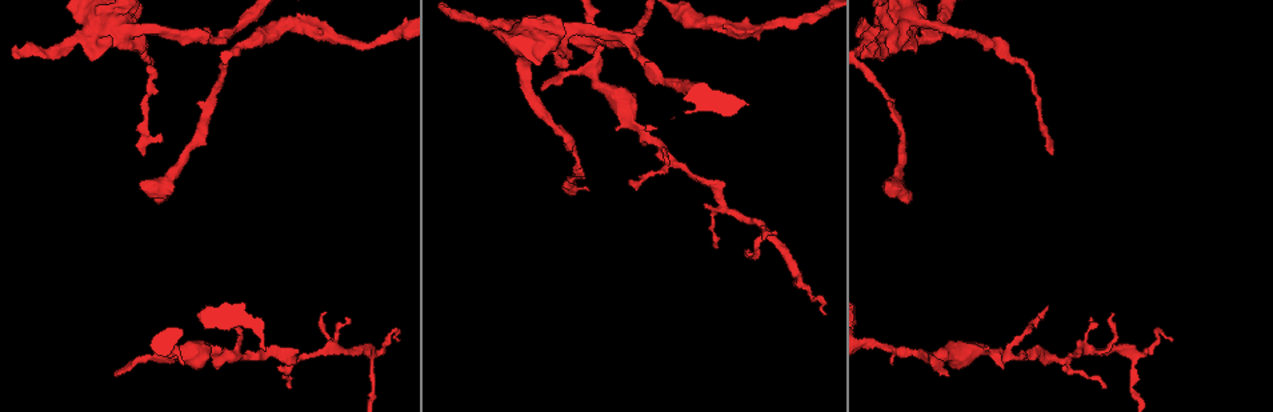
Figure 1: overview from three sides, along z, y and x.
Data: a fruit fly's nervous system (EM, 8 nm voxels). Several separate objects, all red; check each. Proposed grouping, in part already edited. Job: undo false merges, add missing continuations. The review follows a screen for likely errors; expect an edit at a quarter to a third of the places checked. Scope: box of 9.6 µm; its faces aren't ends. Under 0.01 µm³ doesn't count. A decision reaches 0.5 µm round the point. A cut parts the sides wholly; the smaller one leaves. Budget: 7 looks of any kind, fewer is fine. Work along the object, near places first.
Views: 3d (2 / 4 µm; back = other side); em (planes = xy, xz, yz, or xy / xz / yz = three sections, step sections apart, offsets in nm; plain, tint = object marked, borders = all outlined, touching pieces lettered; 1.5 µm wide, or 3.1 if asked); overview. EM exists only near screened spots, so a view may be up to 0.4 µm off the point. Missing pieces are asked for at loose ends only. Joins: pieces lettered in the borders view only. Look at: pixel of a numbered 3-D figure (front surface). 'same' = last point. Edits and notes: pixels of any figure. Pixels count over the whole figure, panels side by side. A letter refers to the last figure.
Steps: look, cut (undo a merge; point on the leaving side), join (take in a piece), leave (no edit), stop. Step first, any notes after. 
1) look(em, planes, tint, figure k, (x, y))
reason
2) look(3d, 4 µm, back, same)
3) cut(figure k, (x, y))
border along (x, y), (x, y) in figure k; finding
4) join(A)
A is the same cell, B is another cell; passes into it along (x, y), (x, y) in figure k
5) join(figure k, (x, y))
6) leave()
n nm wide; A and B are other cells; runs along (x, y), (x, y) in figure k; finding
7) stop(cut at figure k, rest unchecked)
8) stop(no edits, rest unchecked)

look(em, planes, borders, figure 1, (397, 339))
an open end

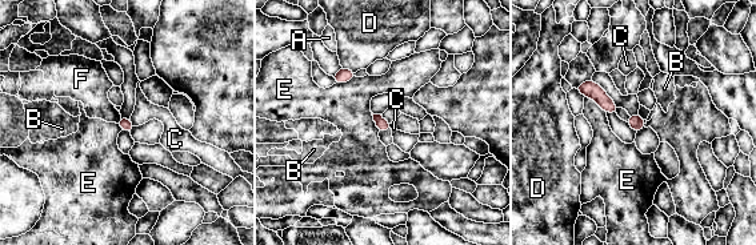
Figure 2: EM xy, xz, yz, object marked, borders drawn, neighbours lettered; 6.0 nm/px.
leave()
80 nm wide; A, B, C, D, E and F are other cells; border along (130, 120), (135, 125) in figure 2; no lettered piece goes on from it

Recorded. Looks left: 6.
look(3d, 2 µm, back, figure 1, (949, 375))
branch stops here

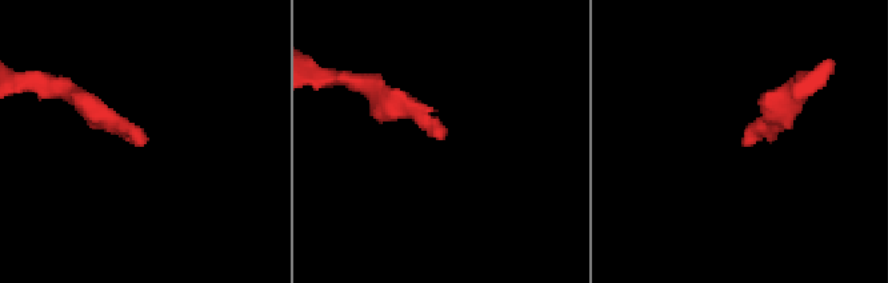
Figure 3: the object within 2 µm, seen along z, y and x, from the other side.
look(em, planes, borders, figure 3, (747, 144))
need the tissue

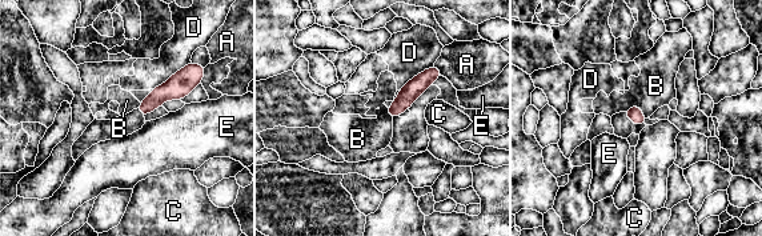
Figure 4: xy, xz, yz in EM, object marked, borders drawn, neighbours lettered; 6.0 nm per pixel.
leave()
80 nm wide; A, B, C, D and E are other cells; runs along (437, 72), (430, 74), (390, 112) in figure 4; no lettered piece goes on from it

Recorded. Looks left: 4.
look(3d, 4 µm, figure 1, (567, 54))
free end

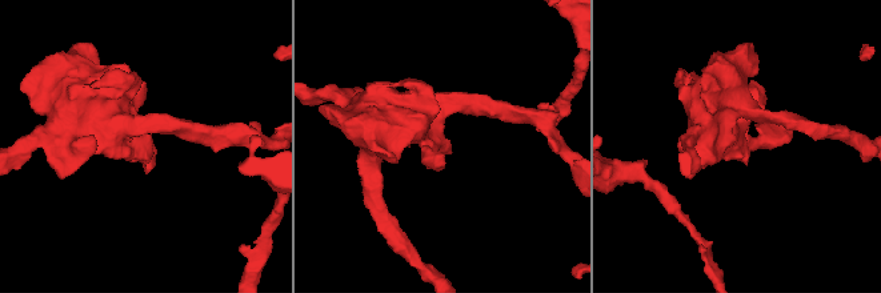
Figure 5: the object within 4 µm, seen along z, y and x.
look(em, yz, step 4, borders, figure 5, (442, 151))
need the tissue

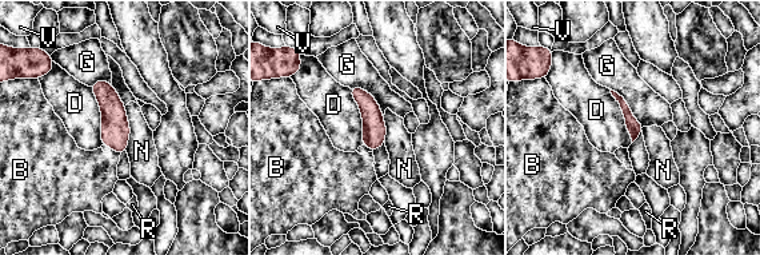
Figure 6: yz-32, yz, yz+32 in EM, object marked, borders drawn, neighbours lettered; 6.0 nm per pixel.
look(em, planes, borders, same)
cut it another way

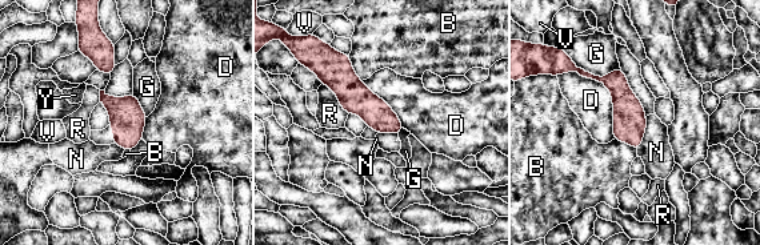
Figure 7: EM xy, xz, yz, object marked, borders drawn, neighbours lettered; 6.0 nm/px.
leave()
B, D, G, N, R, V and Y are other cells; border along (646, 117), (646, 131), (638, 151) in figure 7; none of them fits

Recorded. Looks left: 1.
stop(no edits, rest unchecked)

